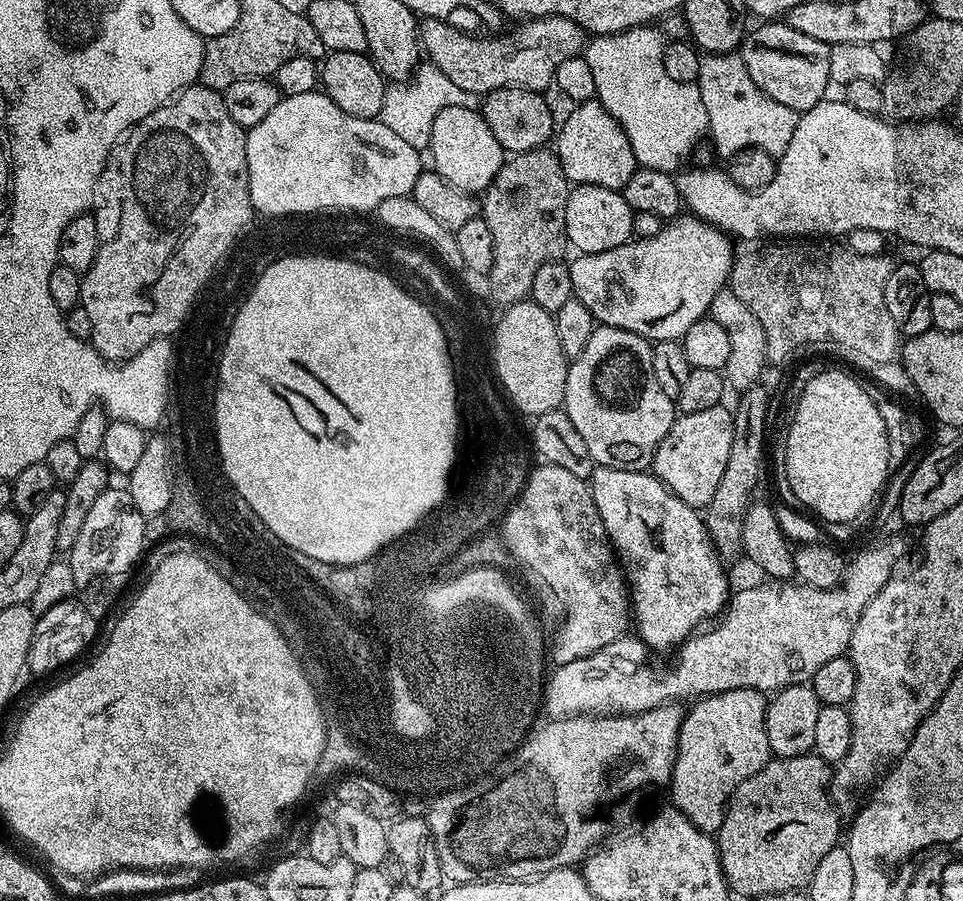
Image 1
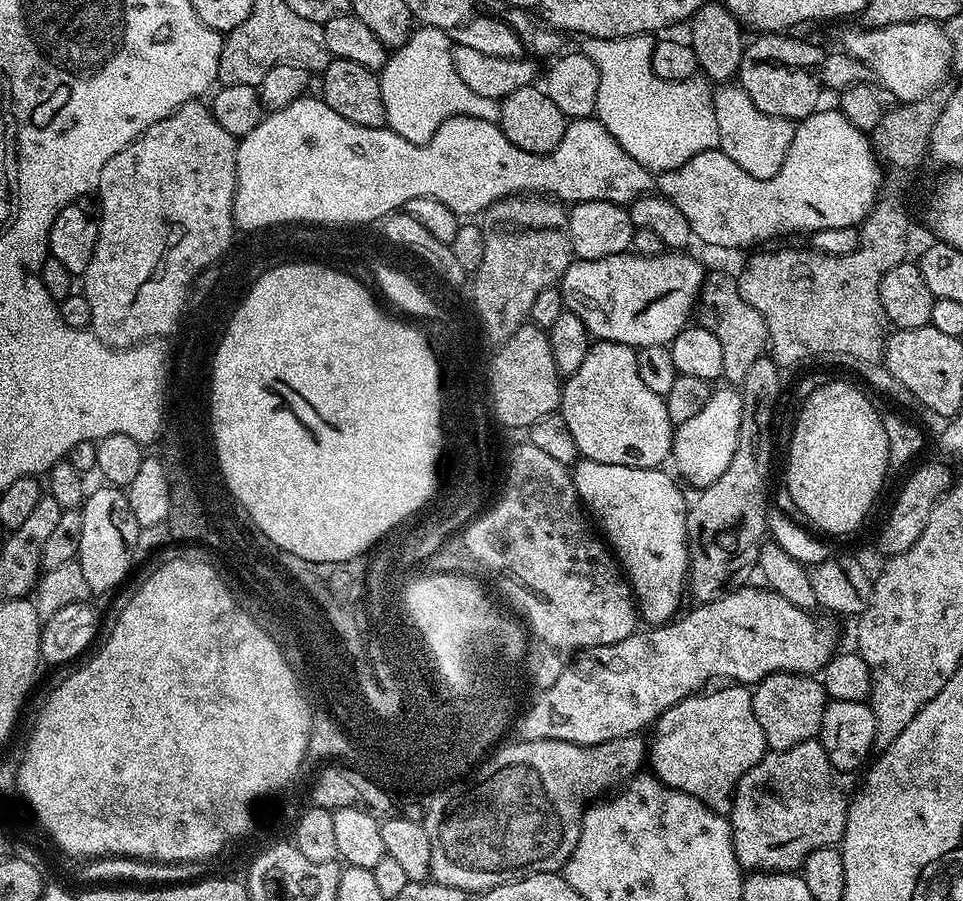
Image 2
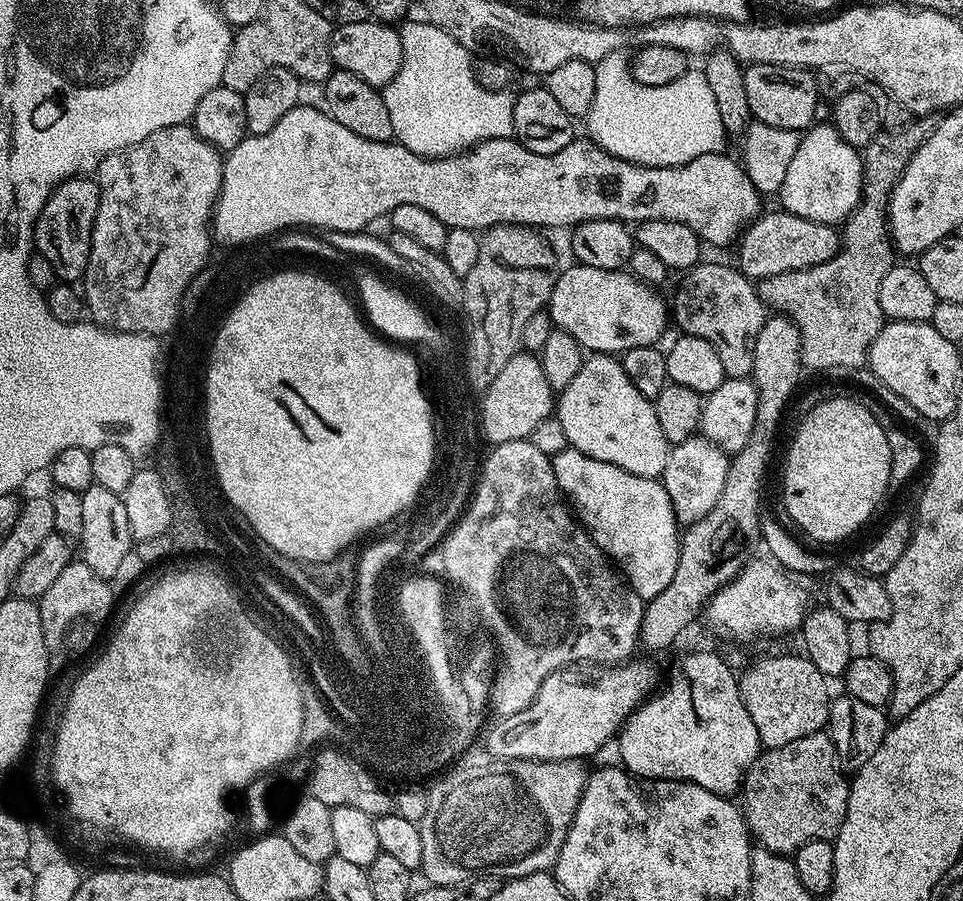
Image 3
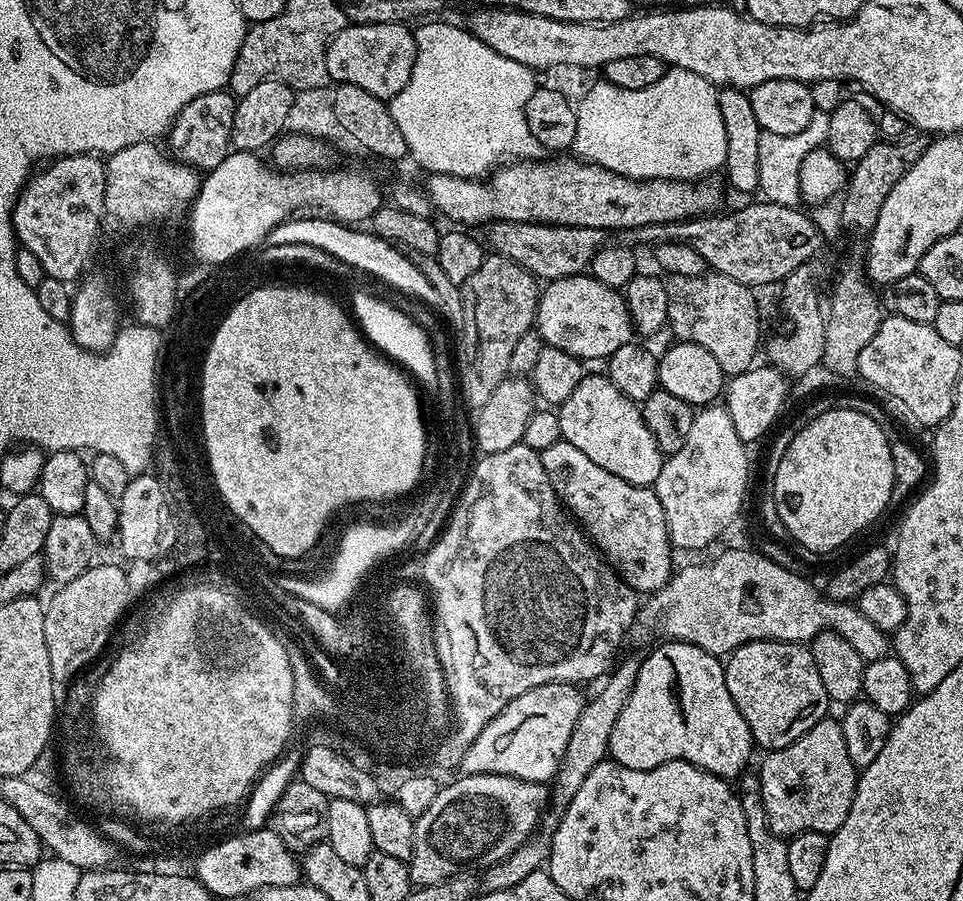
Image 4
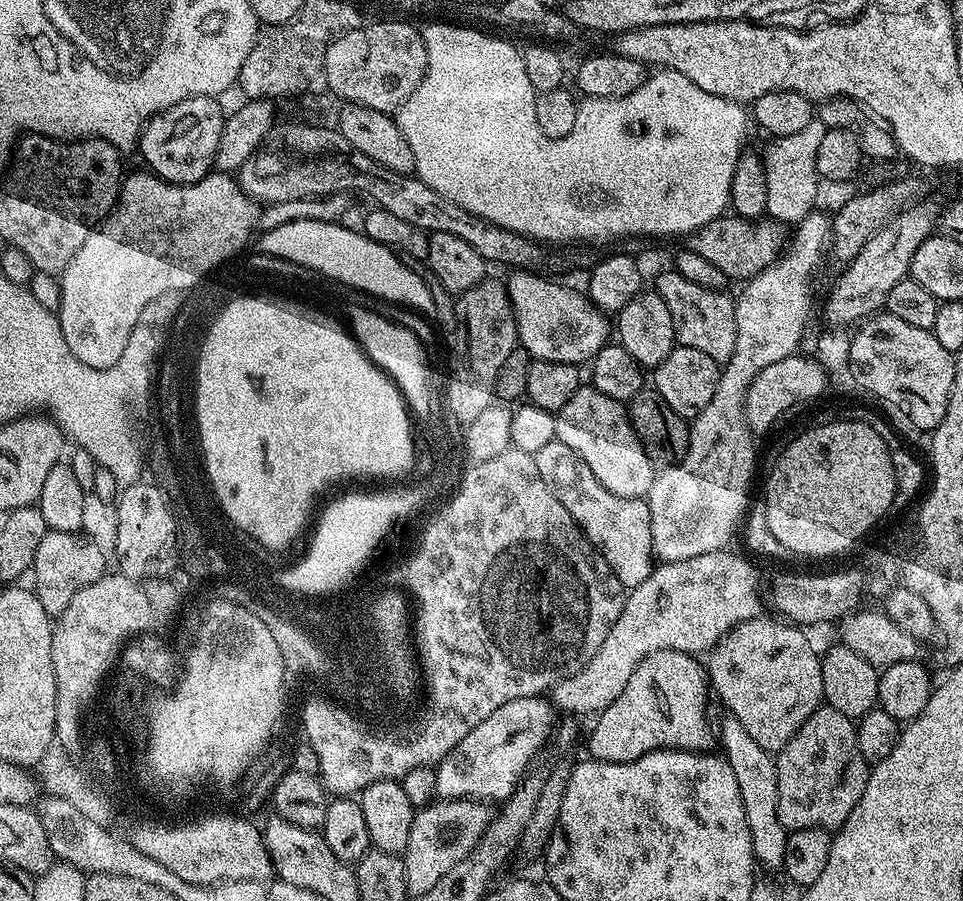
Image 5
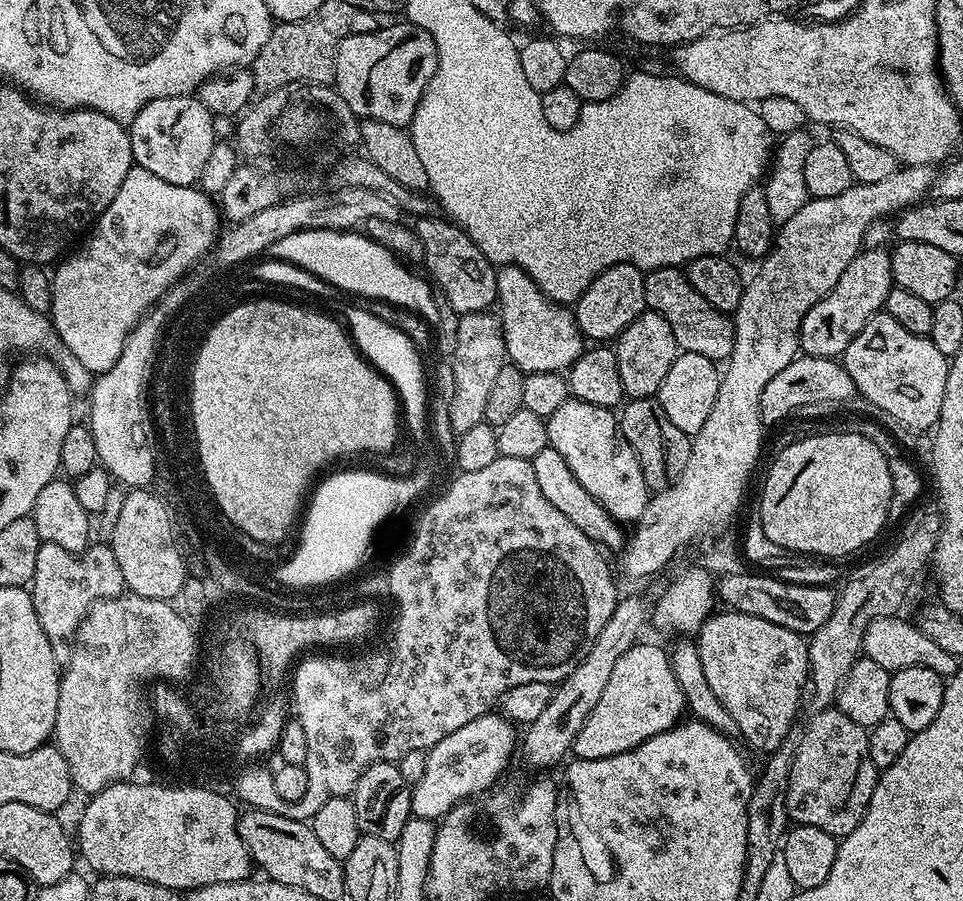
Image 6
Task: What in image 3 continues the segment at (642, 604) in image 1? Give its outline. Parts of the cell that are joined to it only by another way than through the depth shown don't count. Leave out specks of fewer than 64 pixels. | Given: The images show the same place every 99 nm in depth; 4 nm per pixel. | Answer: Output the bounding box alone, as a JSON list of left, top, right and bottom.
[552,446,682,598]

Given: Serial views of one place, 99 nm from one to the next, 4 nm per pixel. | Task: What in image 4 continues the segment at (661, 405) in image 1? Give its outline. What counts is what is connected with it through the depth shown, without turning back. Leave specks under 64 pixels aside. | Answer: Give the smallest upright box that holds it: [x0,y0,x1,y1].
[558,374,666,485]

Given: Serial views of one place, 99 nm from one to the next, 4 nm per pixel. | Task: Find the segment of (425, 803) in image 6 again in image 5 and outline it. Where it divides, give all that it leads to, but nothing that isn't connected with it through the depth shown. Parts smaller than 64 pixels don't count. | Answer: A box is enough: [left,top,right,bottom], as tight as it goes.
[435,695,557,802]

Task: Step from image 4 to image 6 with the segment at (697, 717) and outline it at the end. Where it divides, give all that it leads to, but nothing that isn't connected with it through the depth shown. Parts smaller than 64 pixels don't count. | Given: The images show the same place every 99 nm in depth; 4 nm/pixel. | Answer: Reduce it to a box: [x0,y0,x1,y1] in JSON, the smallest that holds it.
[571,643,686,760]

